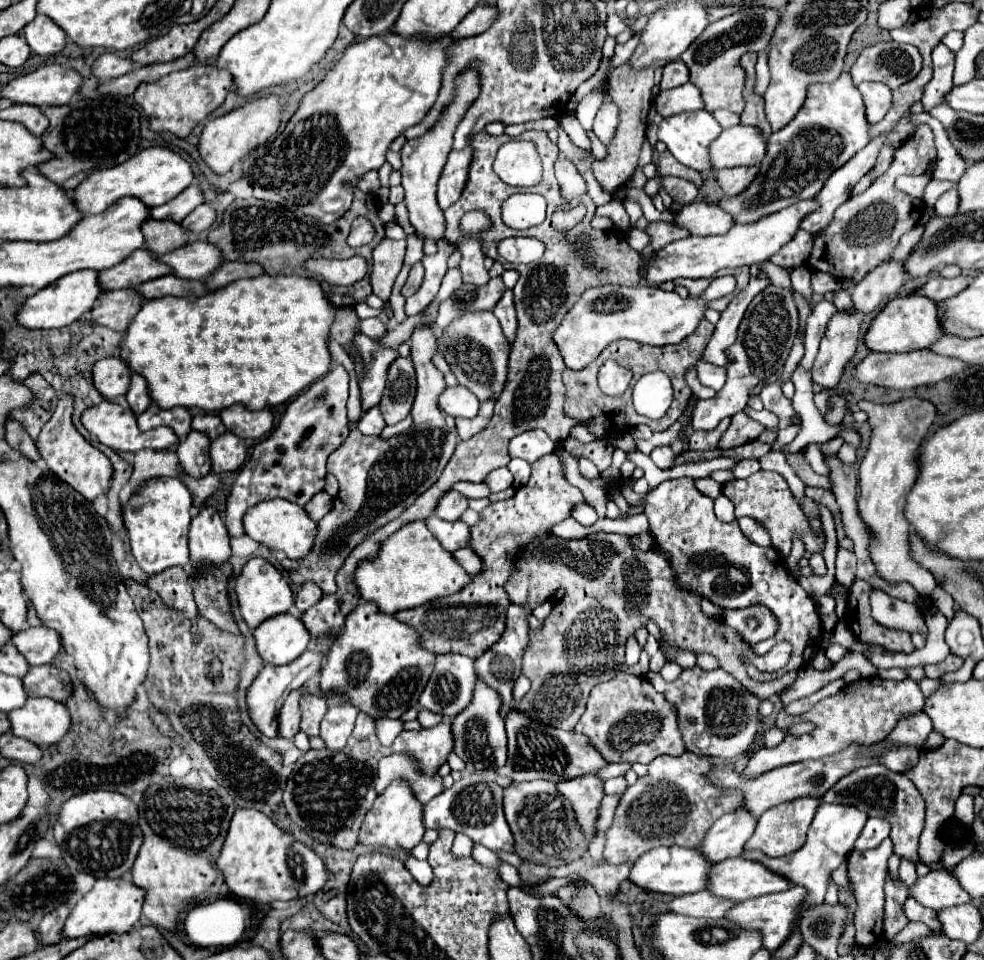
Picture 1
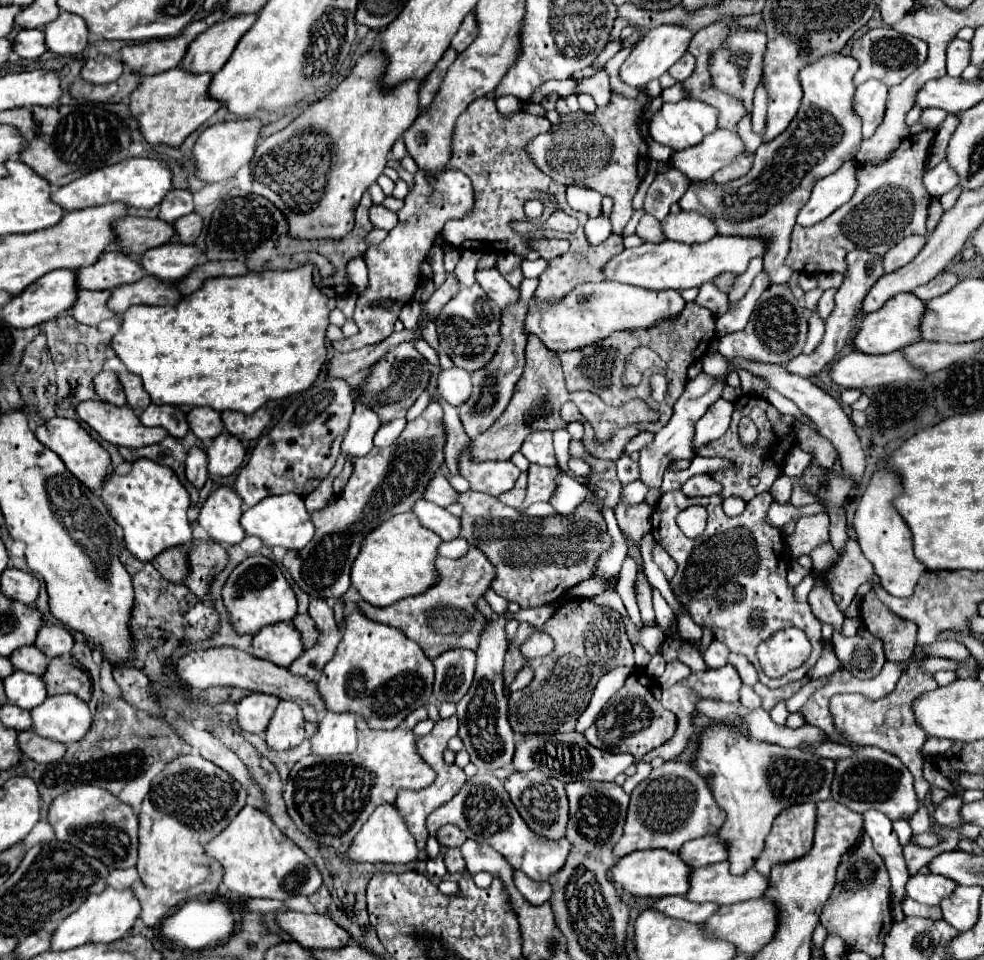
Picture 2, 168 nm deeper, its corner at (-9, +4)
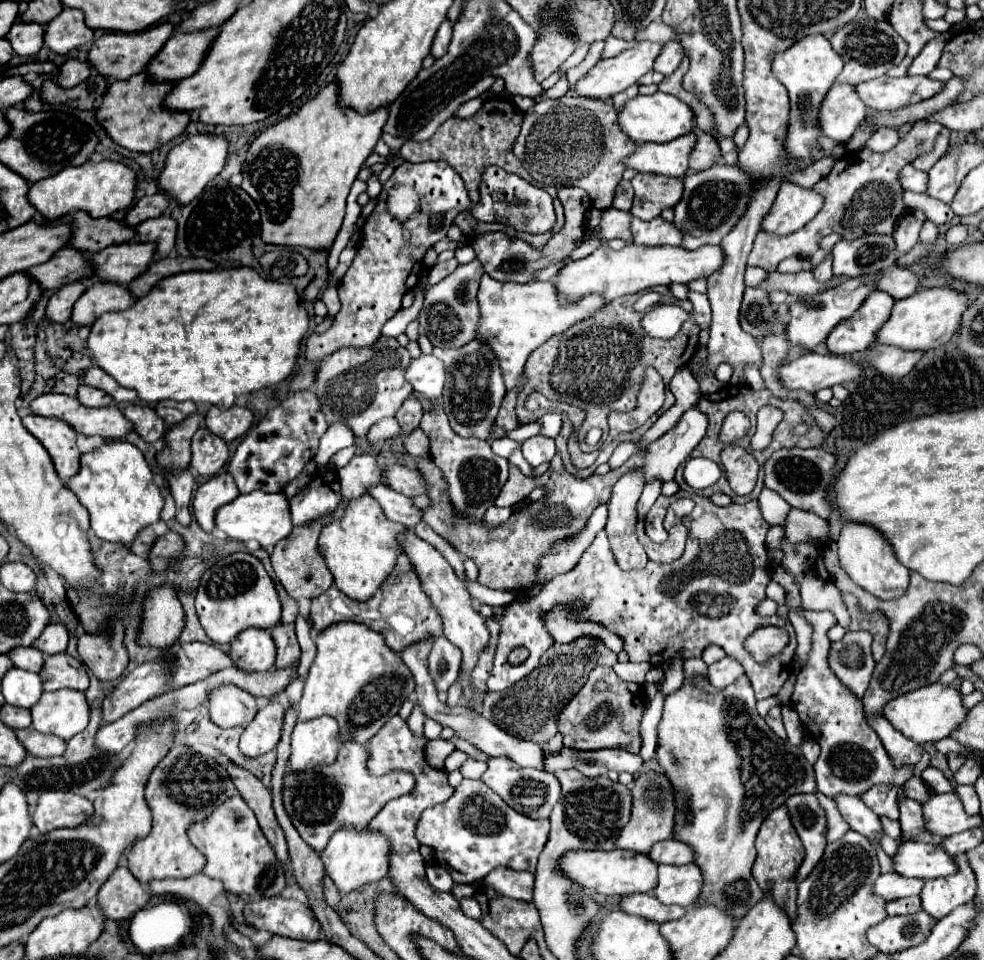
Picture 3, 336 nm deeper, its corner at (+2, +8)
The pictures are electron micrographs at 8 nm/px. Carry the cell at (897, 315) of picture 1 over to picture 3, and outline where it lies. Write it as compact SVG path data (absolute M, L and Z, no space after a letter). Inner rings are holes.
M875 291L865 299L865 303L851 315L851 319L841 321L827 337L827 349L833 355L853 355L867 351L877 341L877 331L887 323L895 299Z

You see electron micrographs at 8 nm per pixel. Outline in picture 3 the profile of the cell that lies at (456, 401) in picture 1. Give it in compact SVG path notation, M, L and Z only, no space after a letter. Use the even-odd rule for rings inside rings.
M421 355L419 359L413 359L405 377L409 379L415 391L423 393L429 399L441 399L441 395L427 395L427 393L443 393L447 371L441 359L437 359L435 355Z

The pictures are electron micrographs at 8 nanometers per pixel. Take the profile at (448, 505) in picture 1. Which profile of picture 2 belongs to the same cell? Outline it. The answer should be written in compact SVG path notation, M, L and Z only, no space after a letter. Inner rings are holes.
M436 473L432 477L432 483L428 483L426 491L424 491L424 499L432 501L440 507L448 507L452 503L456 503L458 499L458 491L446 481L446 477L442 473Z

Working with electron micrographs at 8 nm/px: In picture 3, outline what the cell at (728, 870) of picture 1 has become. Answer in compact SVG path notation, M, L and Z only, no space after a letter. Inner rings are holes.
M695 863L659 865L659 885L653 891L665 905L693 907L703 897L703 875Z

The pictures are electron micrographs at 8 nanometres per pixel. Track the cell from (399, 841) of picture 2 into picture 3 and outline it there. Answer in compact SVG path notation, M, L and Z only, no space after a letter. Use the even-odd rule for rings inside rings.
M345 827L337 831L325 851L321 853L321 861L325 865L327 875L335 881L337 889L343 893L349 893L365 883L373 883L383 879L389 873L389 837L381 831L369 831L369 827L357 829L357 827Z

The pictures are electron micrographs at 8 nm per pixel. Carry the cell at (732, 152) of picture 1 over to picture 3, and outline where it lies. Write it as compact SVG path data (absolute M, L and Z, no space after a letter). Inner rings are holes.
M689 133L669 143L645 143L627 159L627 167L641 173L661 173L671 177L685 177L689 169L689 155L697 143L697 135Z

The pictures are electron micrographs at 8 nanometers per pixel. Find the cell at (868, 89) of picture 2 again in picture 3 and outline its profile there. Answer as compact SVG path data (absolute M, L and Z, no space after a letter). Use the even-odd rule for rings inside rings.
M835 83L821 105L821 129L837 143L845 143L857 131L867 115L867 107L855 91L855 85Z

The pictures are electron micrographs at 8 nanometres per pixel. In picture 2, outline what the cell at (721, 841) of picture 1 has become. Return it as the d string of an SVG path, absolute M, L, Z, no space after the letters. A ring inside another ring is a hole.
M706 835L694 841L684 843L678 851L684 857L684 863L688 867L704 867L712 863L720 863L728 859L728 849L724 847L724 841L716 835Z

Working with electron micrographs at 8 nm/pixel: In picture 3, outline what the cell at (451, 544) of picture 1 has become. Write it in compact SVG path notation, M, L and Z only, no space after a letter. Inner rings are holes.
M375 485L369 489L369 493L379 501L385 515L391 521L397 521L409 529L413 529L417 523L423 521L423 511L419 507L415 507L411 497L405 497L385 485Z

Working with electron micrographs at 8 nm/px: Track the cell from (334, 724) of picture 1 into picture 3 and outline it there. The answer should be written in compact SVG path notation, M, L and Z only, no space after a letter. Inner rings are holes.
M329 715L297 721L291 735L291 771L333 763L341 745L337 721Z

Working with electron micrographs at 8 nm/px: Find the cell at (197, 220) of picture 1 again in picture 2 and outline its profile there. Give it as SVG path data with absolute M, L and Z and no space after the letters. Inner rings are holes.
M196 213L184 215L174 221L174 231L176 231L176 241L184 245L192 245L202 231L202 217Z

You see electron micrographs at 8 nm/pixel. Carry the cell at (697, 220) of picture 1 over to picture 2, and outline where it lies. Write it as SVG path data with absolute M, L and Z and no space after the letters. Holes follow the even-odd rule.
M680 211L678 215L668 215L662 221L662 231L668 241L678 243L704 243L716 235L716 227L712 219L696 213Z

